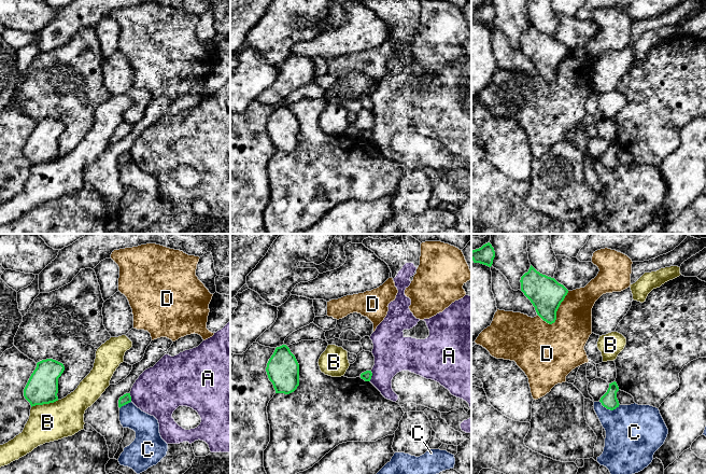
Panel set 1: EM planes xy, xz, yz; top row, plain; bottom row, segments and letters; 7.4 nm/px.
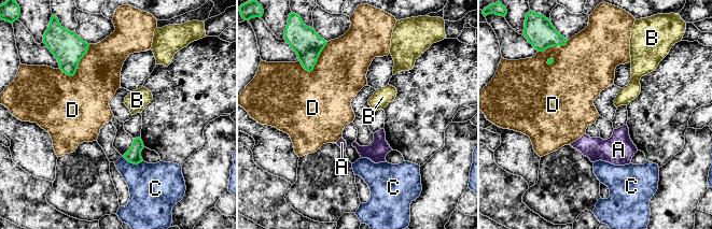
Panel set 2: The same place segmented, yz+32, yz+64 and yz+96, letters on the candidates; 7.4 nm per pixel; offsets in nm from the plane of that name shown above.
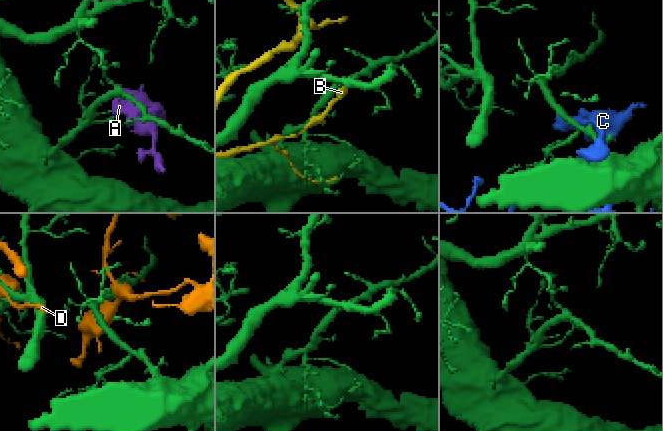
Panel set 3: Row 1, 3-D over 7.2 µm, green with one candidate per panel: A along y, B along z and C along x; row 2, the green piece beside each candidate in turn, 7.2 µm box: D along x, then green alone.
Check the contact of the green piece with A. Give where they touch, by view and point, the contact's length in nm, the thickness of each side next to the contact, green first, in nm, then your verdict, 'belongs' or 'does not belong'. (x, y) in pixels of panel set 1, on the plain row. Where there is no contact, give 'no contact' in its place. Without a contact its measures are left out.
xz (371, 134) | 80 nm | 70/280 nm | does not belong

